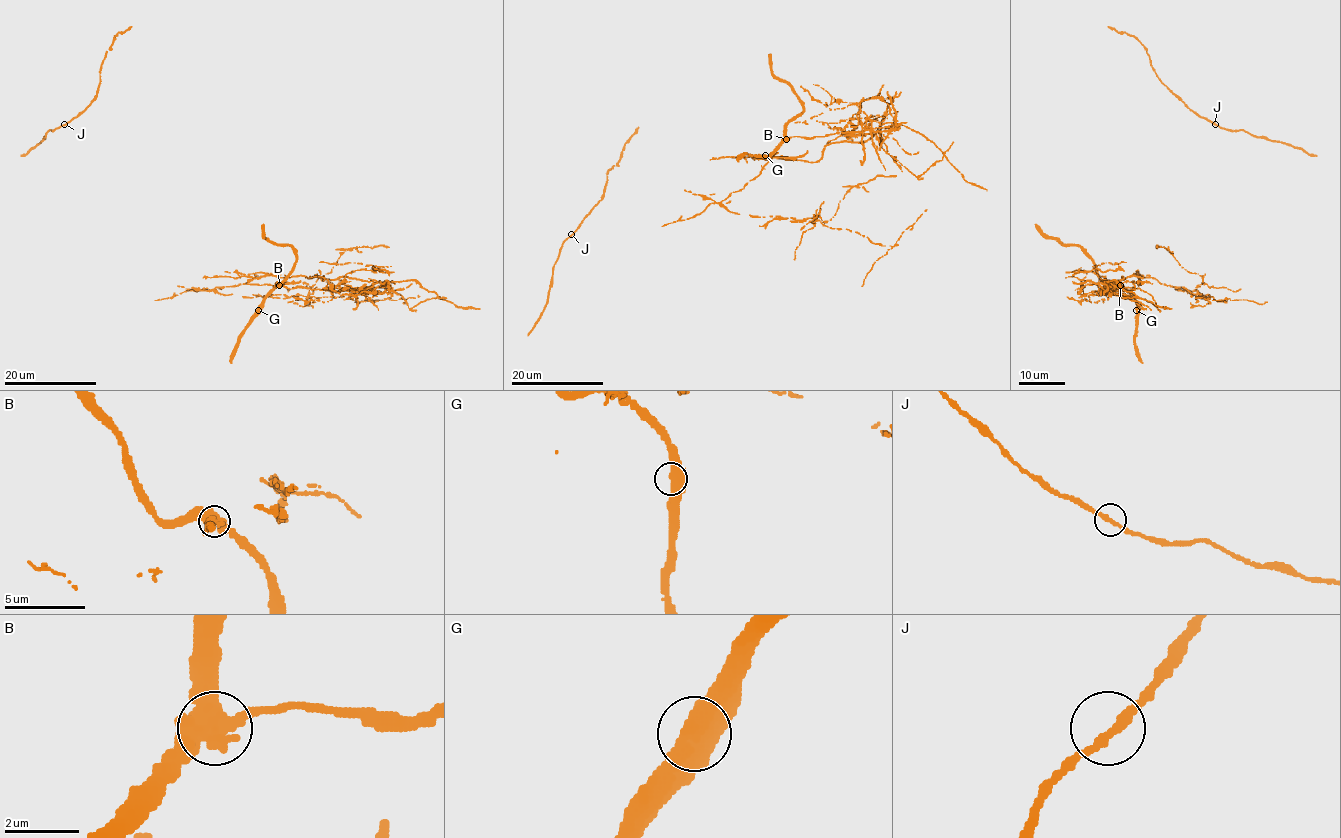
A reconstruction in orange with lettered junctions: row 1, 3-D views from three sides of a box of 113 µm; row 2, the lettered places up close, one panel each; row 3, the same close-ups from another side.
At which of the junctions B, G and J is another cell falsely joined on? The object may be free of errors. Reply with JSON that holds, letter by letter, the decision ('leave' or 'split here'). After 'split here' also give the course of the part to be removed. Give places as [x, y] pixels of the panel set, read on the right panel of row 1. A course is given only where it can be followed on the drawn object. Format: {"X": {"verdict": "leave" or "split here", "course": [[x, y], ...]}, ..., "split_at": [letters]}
{"B": {"verdict": "split here"}, "G": {"verdict": "leave"}, "J": {"verdict": "leave"}, "split_at": ["B"]}

